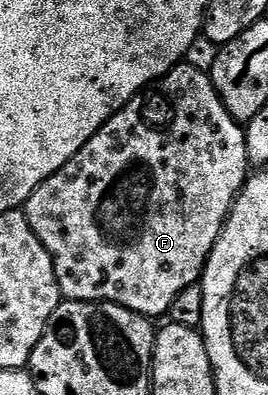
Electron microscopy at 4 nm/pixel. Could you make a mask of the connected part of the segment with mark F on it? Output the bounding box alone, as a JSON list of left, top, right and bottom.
[25,62,249,318]

